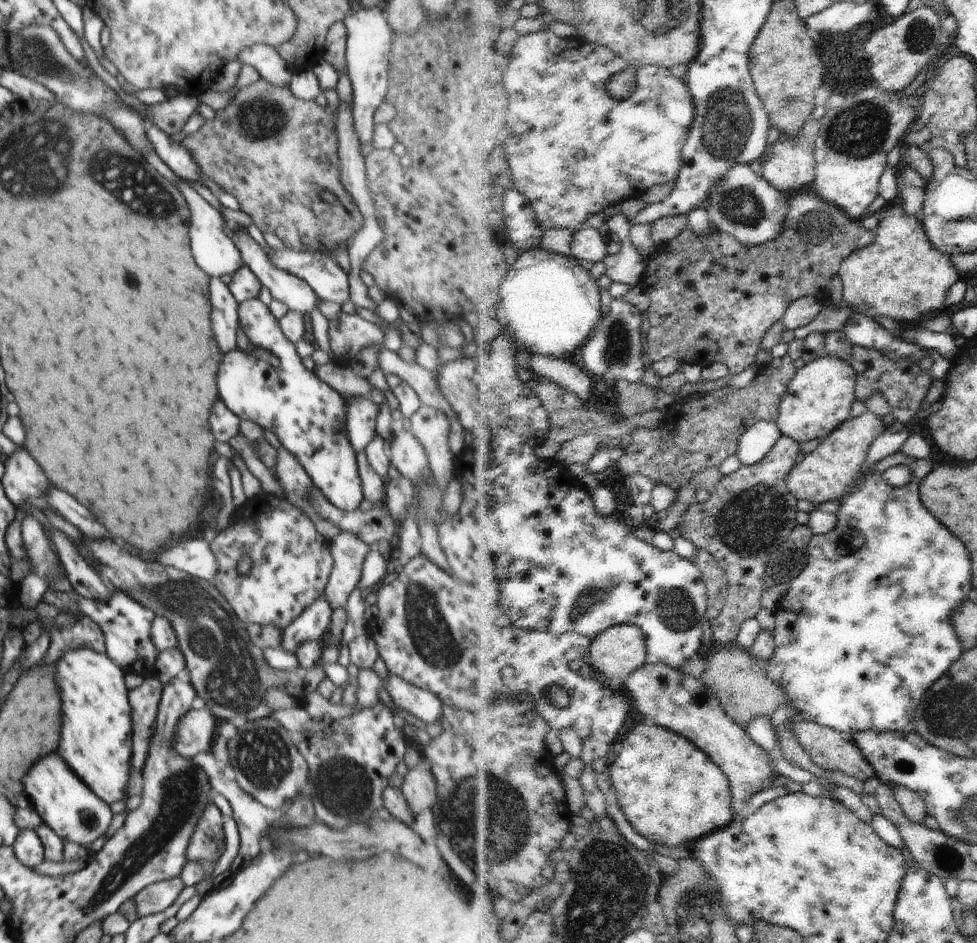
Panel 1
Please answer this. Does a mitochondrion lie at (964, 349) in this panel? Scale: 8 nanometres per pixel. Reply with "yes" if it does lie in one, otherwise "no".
no

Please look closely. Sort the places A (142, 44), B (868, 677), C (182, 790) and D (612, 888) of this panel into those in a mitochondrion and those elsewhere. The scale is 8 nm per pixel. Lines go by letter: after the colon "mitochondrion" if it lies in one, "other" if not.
A: other
B: other
C: mitochondrion
D: mitochondrion

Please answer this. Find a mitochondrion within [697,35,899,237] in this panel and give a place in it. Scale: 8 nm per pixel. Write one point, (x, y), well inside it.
(862, 129)

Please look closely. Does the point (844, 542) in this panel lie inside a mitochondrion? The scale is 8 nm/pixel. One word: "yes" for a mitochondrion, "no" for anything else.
no

